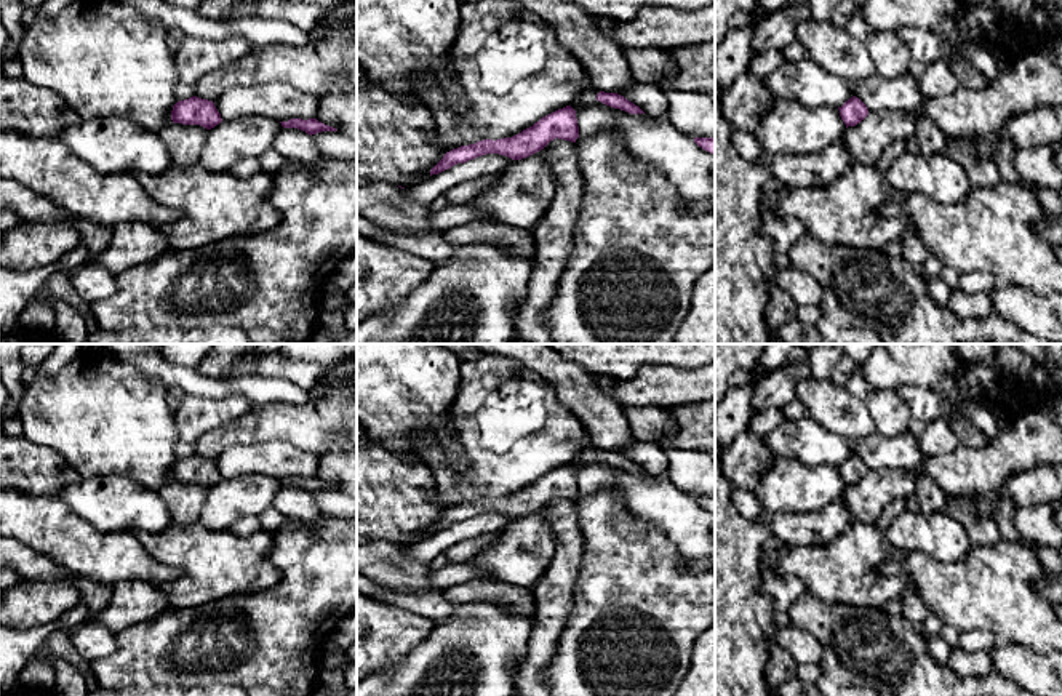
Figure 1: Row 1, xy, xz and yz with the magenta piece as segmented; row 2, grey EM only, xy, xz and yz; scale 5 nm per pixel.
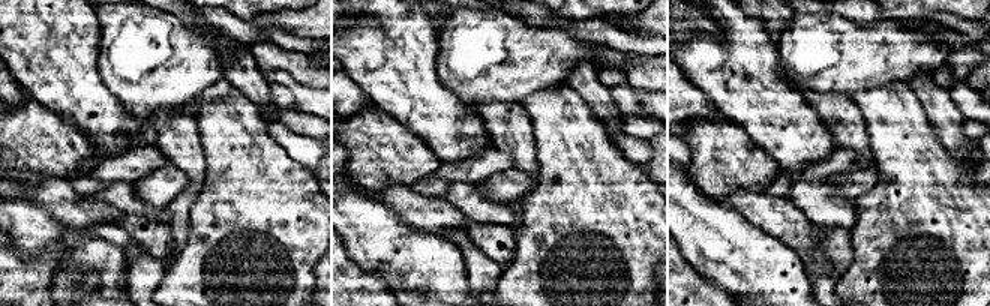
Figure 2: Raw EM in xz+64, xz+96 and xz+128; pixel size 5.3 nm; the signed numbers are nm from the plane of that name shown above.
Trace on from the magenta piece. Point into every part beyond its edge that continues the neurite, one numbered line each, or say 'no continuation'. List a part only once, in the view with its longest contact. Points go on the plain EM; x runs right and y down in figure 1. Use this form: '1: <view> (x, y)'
no continuation

